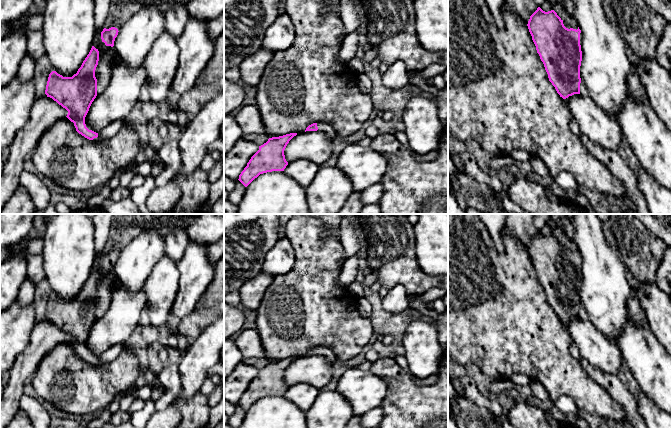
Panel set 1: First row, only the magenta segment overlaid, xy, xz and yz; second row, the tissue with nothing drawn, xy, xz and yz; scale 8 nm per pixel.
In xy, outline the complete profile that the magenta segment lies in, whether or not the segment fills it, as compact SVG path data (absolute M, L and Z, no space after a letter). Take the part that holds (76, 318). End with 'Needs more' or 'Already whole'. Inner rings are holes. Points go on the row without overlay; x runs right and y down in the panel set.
M92 270L77 297L63 301L56 295L49 298L45 318L68 335L67 342L74 347L76 355L89 364L101 366L104 362L89 354L85 341L97 320L95 294L99 285L99 275Z. Needs more

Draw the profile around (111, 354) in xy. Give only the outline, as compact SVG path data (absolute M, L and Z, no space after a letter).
M121 343L121 344L116 344L106 350L105 352L101 353L98 356L98 359L101 359L104 363L112 362L114 361L120 353L128 346L128 343Z

